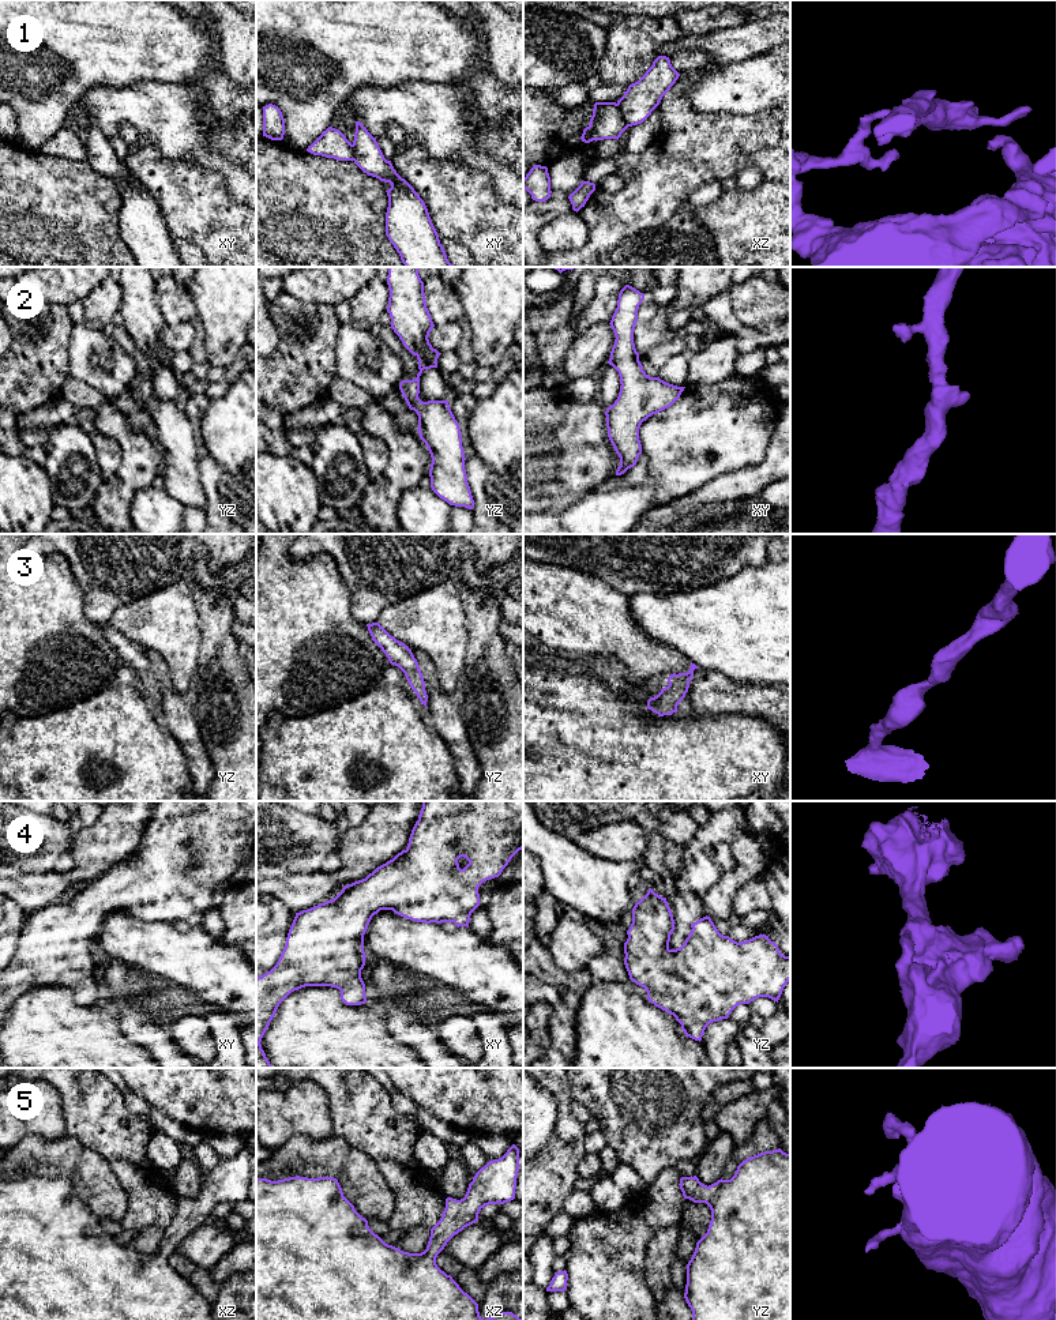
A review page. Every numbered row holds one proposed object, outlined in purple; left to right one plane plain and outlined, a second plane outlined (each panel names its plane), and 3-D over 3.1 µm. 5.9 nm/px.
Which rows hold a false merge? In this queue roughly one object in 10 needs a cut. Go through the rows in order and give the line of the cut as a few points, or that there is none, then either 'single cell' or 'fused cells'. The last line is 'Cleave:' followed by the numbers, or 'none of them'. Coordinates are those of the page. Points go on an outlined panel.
1: xz (616, 104), (623, 120), (628, 126) | fused cells
2: no cut | single cell
3: no cut | single cell
4: no cut | single cell
5: no cut | single cell
Cleave: 1

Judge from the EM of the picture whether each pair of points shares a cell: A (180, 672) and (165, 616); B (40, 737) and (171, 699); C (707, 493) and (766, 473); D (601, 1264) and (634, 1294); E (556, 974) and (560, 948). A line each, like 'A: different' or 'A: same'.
A: same
B: different
C: same
D: same
E: different

